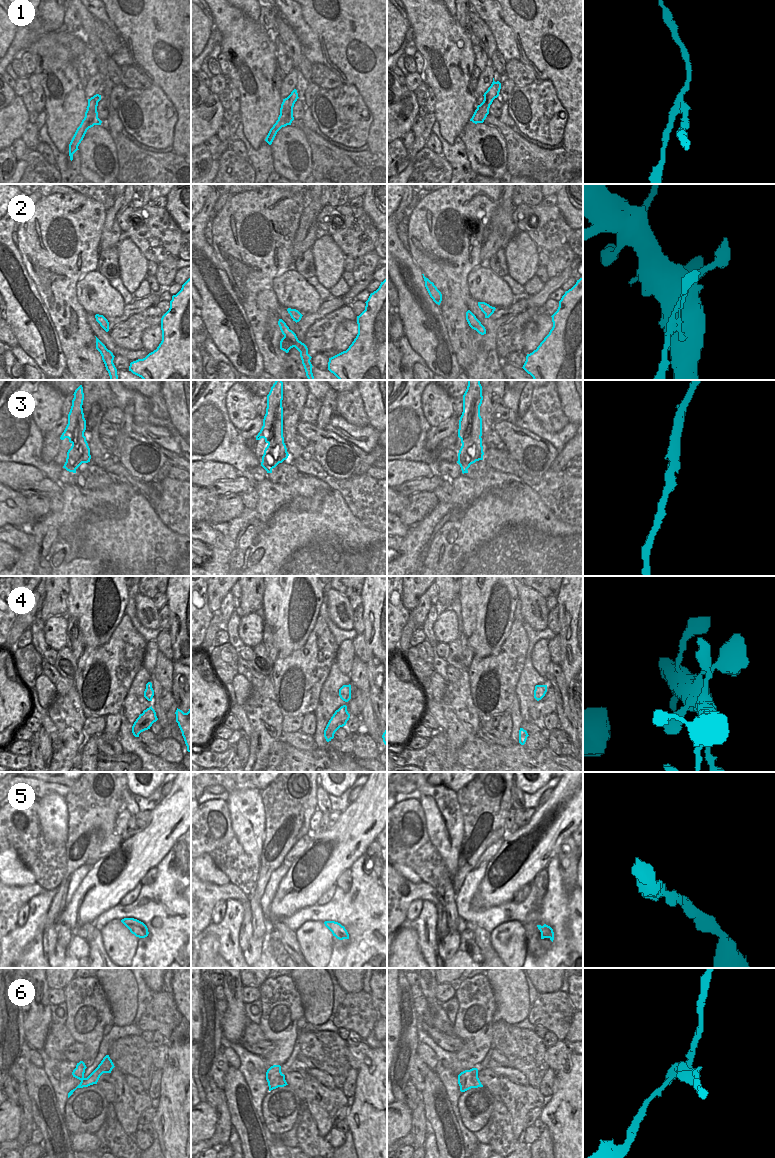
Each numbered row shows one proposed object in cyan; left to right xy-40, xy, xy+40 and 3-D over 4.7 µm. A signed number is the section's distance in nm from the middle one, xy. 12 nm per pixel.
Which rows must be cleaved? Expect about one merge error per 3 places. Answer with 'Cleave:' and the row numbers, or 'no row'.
Cleave: 1, 6

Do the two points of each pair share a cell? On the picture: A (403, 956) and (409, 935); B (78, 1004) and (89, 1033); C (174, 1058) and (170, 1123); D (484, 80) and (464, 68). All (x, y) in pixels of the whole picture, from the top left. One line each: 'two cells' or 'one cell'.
A: one cell
B: one cell
C: one cell
D: two cells

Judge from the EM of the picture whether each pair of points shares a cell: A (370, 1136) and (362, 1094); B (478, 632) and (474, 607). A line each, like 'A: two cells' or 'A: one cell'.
A: one cell
B: one cell

